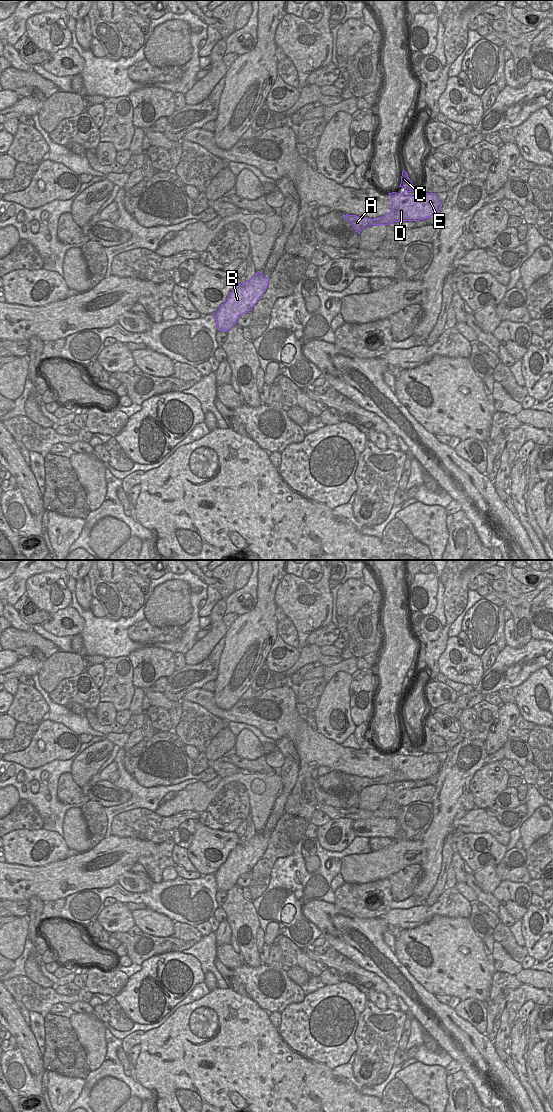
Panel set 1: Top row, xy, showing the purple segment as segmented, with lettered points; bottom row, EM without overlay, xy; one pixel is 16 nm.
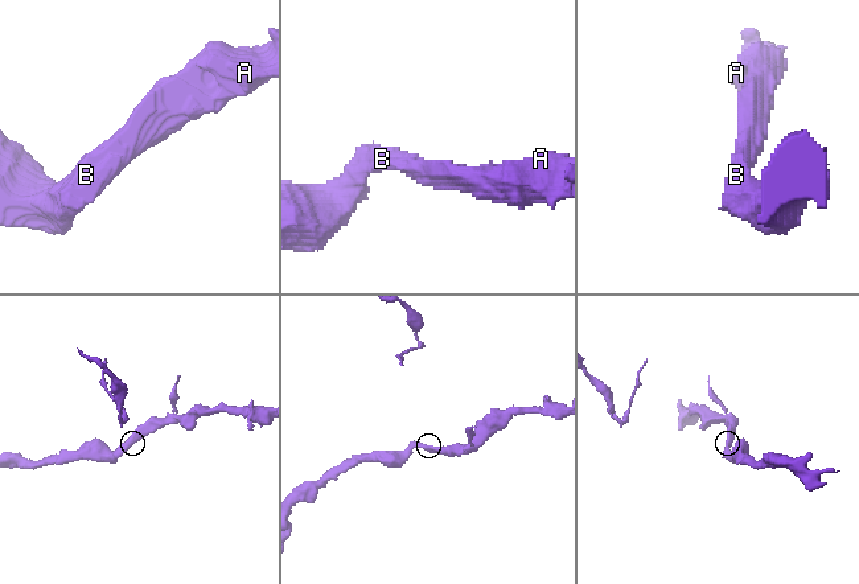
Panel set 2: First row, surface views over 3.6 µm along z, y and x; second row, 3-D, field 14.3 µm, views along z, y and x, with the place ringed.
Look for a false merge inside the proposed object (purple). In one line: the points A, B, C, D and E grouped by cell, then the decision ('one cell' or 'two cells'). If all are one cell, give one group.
groups A B C D E; one cell

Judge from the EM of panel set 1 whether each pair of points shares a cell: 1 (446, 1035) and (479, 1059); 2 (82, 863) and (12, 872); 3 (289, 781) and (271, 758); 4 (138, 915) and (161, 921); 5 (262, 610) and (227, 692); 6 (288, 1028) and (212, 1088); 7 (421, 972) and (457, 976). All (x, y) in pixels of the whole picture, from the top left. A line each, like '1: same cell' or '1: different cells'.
1: same cell
2: same cell
3: different cells
4: same cell
5: same cell
6: different cells
7: same cell

